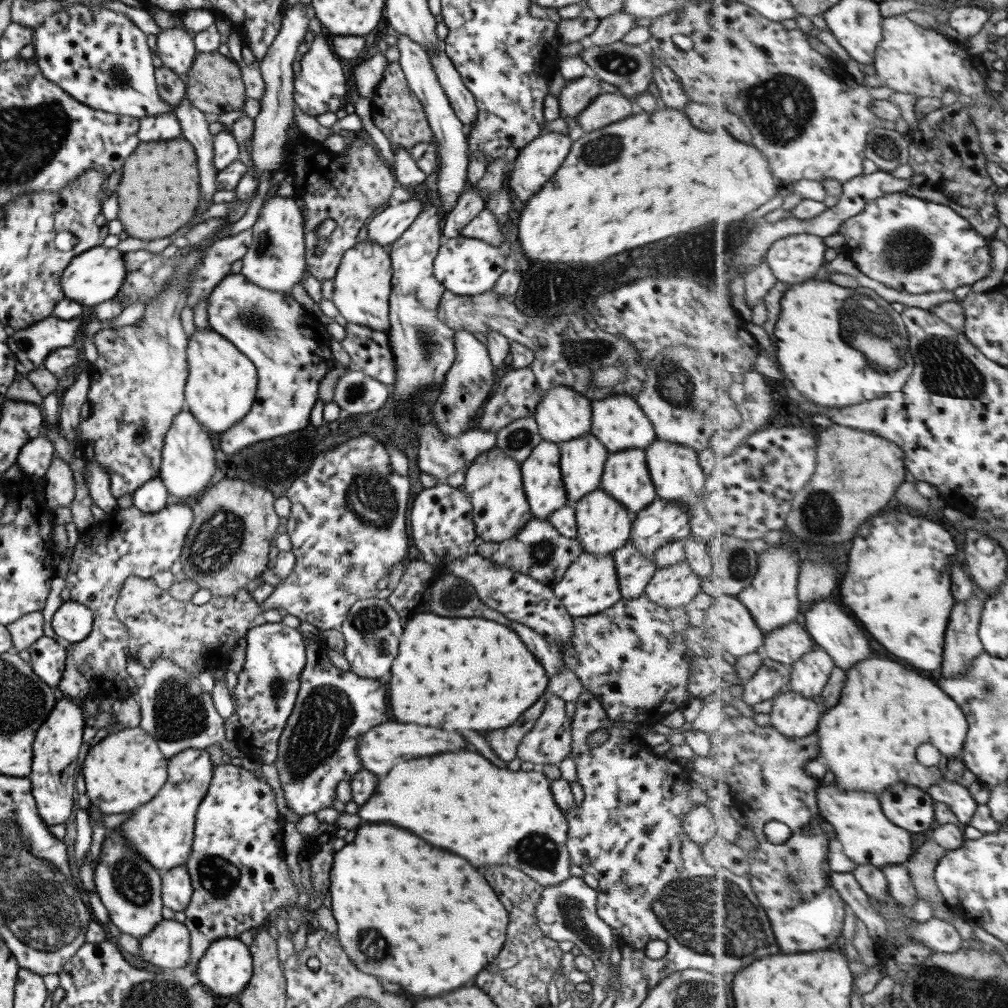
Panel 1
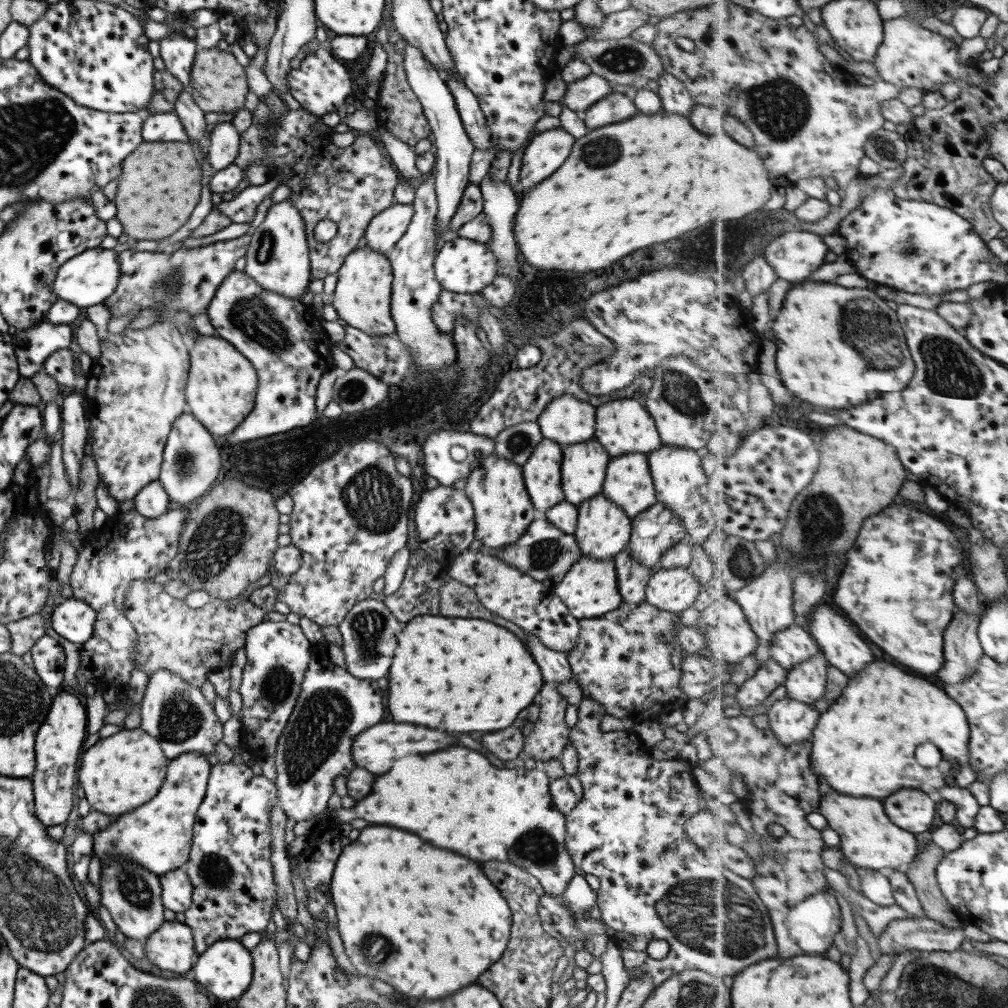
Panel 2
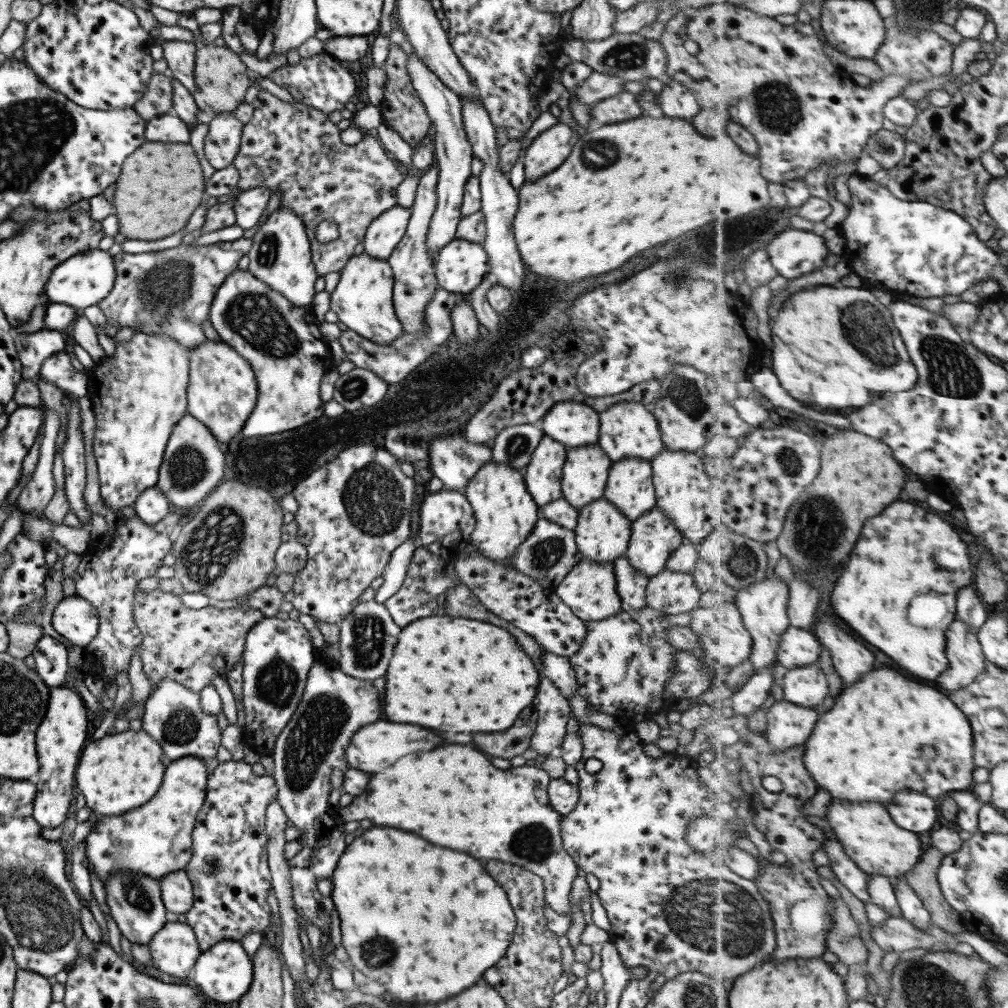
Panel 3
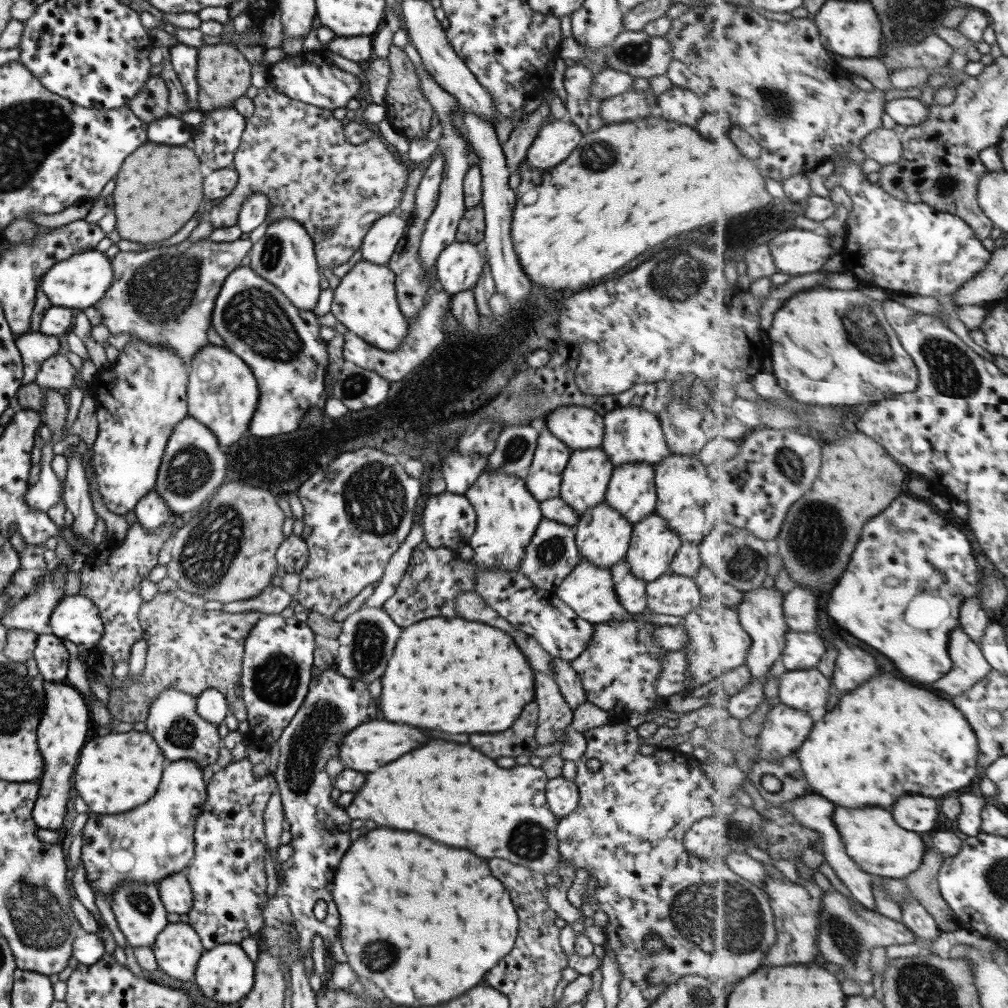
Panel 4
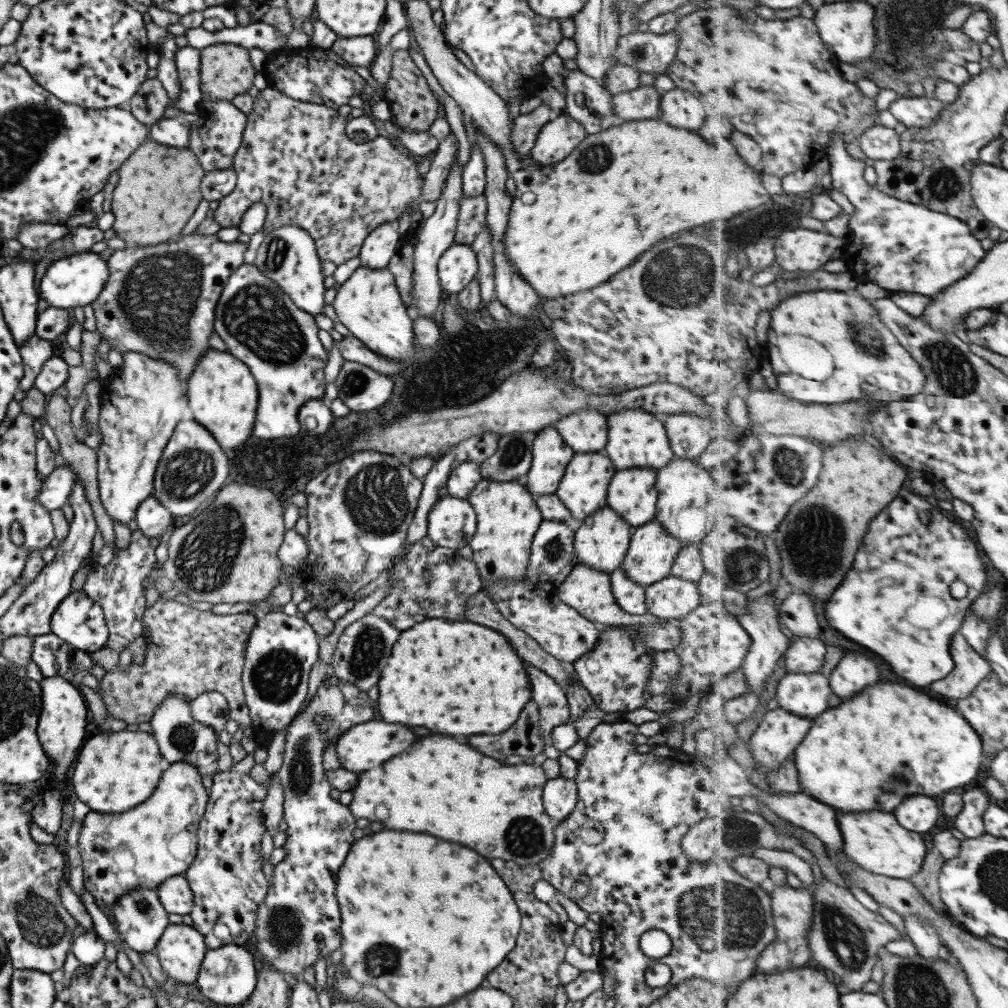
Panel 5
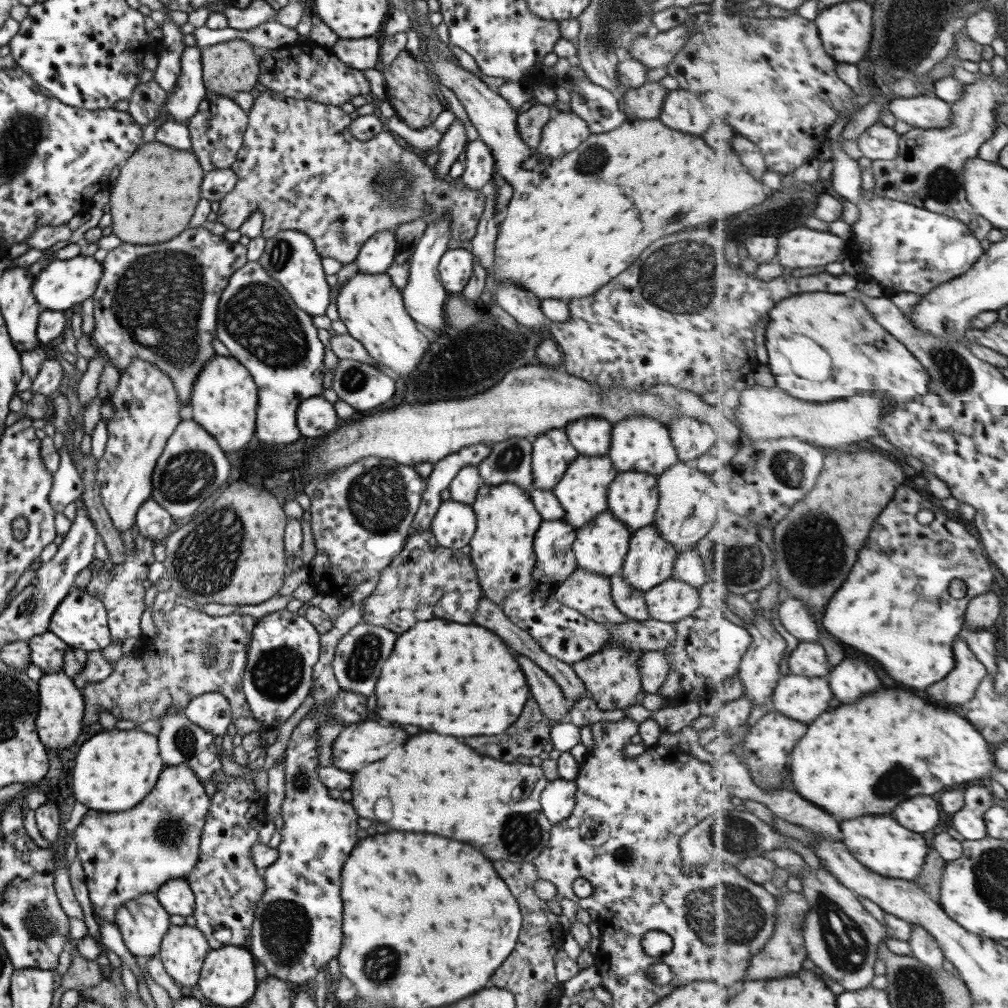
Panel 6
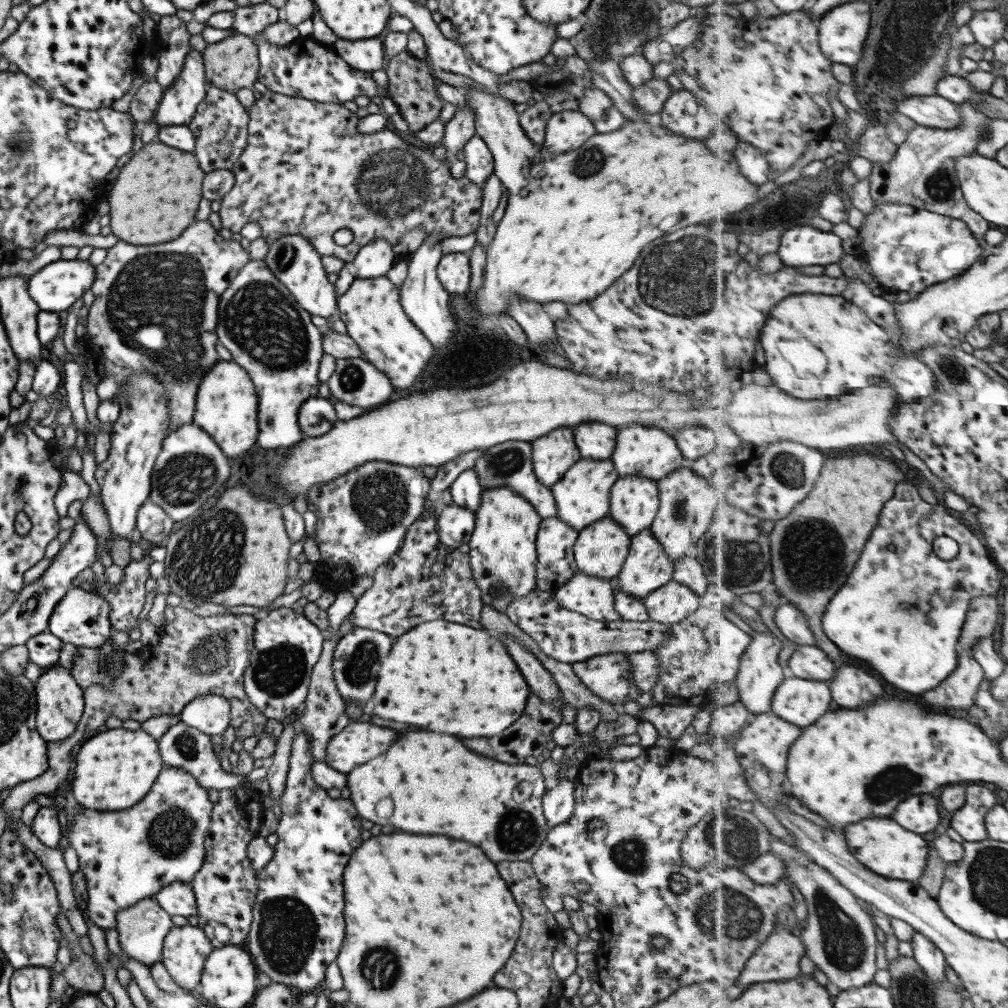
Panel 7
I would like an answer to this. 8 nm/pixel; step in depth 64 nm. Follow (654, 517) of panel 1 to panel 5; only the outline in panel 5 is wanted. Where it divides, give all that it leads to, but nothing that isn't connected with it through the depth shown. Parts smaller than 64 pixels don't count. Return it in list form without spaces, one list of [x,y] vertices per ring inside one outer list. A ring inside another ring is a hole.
[[[653,518],[648,523],[633,528],[630,543],[620,567],[629,580],[645,588],[670,574],[671,565],[681,547],[680,542],[669,536],[661,523]]]

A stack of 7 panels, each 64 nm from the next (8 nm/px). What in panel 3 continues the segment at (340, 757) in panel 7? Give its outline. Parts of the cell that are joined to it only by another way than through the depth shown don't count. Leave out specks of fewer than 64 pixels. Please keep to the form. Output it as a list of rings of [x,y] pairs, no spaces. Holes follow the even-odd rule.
[[[373,722],[363,728],[358,728],[350,738],[344,752],[347,767],[363,772],[381,772],[383,768],[391,766],[399,756],[405,756],[409,752],[423,752],[431,750],[437,744],[441,744],[443,738],[439,738],[433,732],[427,732],[419,726],[407,726],[407,724],[391,724],[391,722]]]

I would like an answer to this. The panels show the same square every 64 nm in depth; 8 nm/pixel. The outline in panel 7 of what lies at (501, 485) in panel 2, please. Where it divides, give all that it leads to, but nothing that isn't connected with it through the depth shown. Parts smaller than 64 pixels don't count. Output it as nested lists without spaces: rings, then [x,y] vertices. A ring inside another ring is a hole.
[[[509,487],[482,489],[474,516],[474,529],[468,540],[470,548],[468,556],[472,575],[477,588],[480,590],[482,606],[489,606],[503,613],[505,607],[508,607],[515,598],[529,595],[536,588],[534,542],[542,518],[527,500]]]

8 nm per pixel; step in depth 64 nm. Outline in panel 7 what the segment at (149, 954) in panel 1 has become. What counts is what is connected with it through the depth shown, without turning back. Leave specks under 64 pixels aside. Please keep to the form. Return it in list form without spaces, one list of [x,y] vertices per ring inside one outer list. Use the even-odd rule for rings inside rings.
[[[173,926],[163,940],[160,963],[180,991],[188,992],[200,981],[203,963],[213,950],[200,928]]]

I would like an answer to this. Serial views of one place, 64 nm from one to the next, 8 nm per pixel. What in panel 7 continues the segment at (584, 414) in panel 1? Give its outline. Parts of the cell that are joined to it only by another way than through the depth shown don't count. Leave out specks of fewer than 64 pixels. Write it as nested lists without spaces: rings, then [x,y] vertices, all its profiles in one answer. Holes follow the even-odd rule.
[[[593,421],[576,424],[571,429],[573,429],[573,442],[581,458],[611,460],[615,446],[615,428]]]

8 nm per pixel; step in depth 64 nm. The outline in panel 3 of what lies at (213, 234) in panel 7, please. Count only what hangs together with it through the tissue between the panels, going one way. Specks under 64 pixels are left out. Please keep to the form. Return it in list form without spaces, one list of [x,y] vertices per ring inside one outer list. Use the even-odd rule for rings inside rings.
[[[240,237],[233,241],[217,242],[209,245],[179,244],[176,247],[155,252],[129,254],[119,251],[112,256],[115,265],[115,280],[109,294],[96,305],[101,309],[107,326],[120,330],[129,327],[143,334],[167,334],[188,352],[205,342],[201,324],[208,318],[213,295],[225,277],[237,269],[237,261],[245,257],[252,239]]]

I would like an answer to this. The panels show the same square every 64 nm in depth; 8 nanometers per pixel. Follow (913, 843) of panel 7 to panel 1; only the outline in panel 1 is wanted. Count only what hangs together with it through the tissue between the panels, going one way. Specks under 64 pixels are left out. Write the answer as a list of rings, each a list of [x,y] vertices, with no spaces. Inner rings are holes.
[[[835,782],[821,783],[817,790],[817,800],[821,818],[833,826],[843,852],[858,865],[871,865],[883,870],[895,864],[907,864],[913,856],[913,836],[886,816],[882,801],[875,794],[849,792],[839,788]]]

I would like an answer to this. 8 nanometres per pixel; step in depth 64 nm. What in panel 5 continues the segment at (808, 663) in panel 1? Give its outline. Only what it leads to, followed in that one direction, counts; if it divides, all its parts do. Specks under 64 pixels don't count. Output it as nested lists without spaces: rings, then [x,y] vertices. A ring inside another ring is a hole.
[[[789,672],[779,680],[775,698],[786,711],[815,720],[829,710],[829,698],[833,693],[830,677],[822,672]]]

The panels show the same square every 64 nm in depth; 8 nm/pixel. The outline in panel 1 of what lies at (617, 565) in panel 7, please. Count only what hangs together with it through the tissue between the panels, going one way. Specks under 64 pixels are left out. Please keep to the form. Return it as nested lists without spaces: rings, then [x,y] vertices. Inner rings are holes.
[[[600,488],[583,495],[572,506],[576,536],[583,551],[599,556],[611,555],[616,548],[622,547],[630,538],[633,517],[621,503]]]

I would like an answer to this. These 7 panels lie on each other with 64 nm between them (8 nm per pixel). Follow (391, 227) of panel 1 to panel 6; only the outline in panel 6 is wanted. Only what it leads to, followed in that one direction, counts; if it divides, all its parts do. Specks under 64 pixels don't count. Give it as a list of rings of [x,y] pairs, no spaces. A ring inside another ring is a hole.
[[[374,232],[361,245],[357,256],[353,260],[356,264],[356,271],[372,275],[384,273],[393,262],[397,246],[393,232]]]

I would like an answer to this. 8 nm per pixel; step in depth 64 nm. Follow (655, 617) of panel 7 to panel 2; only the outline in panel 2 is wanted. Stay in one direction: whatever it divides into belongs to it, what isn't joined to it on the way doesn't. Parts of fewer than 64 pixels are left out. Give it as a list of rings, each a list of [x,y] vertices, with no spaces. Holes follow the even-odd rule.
[[[685,567],[657,568],[647,581],[644,601],[658,610],[671,614],[700,604],[701,585]]]

